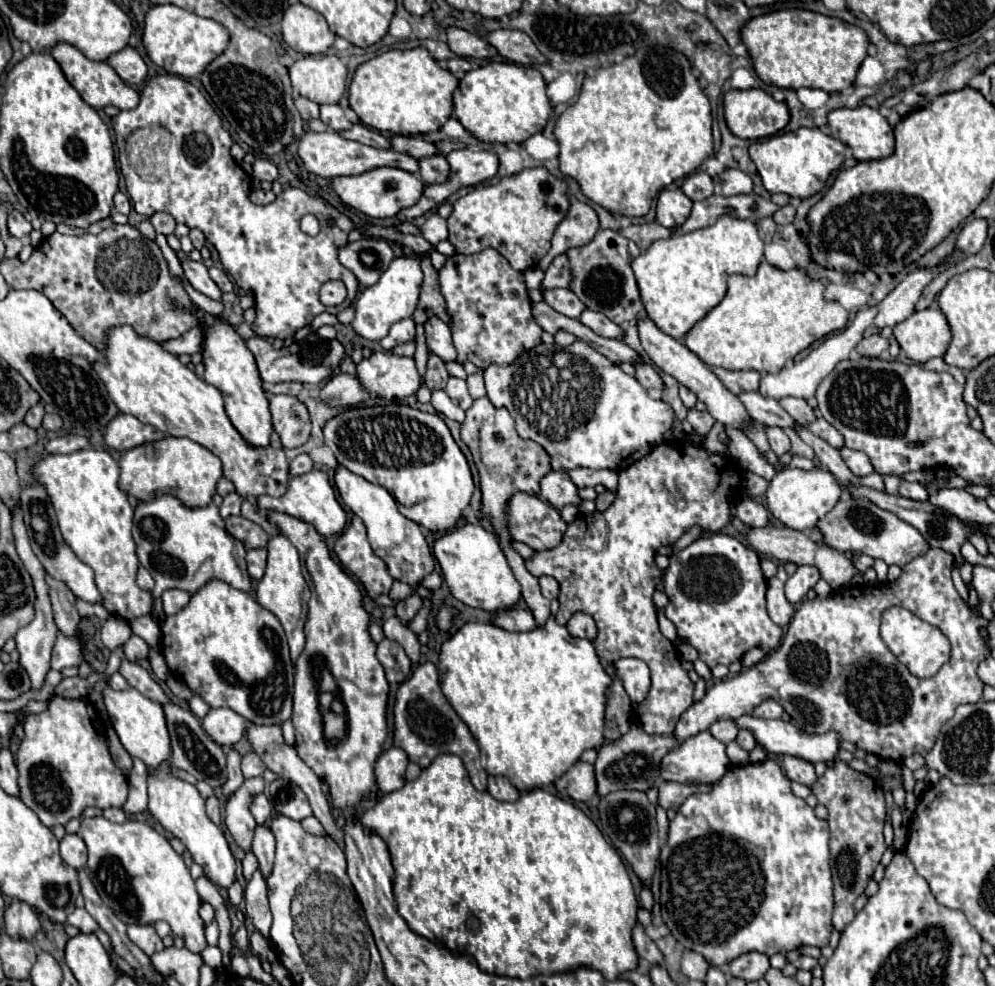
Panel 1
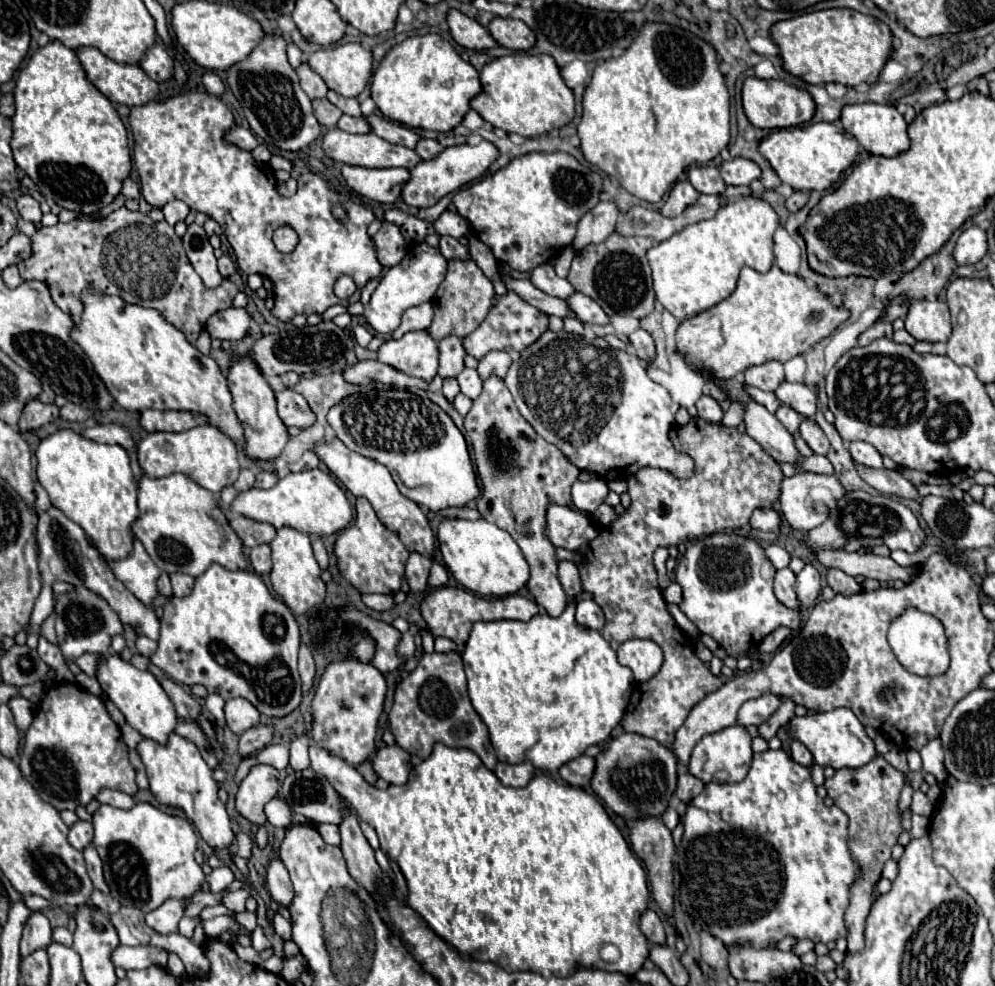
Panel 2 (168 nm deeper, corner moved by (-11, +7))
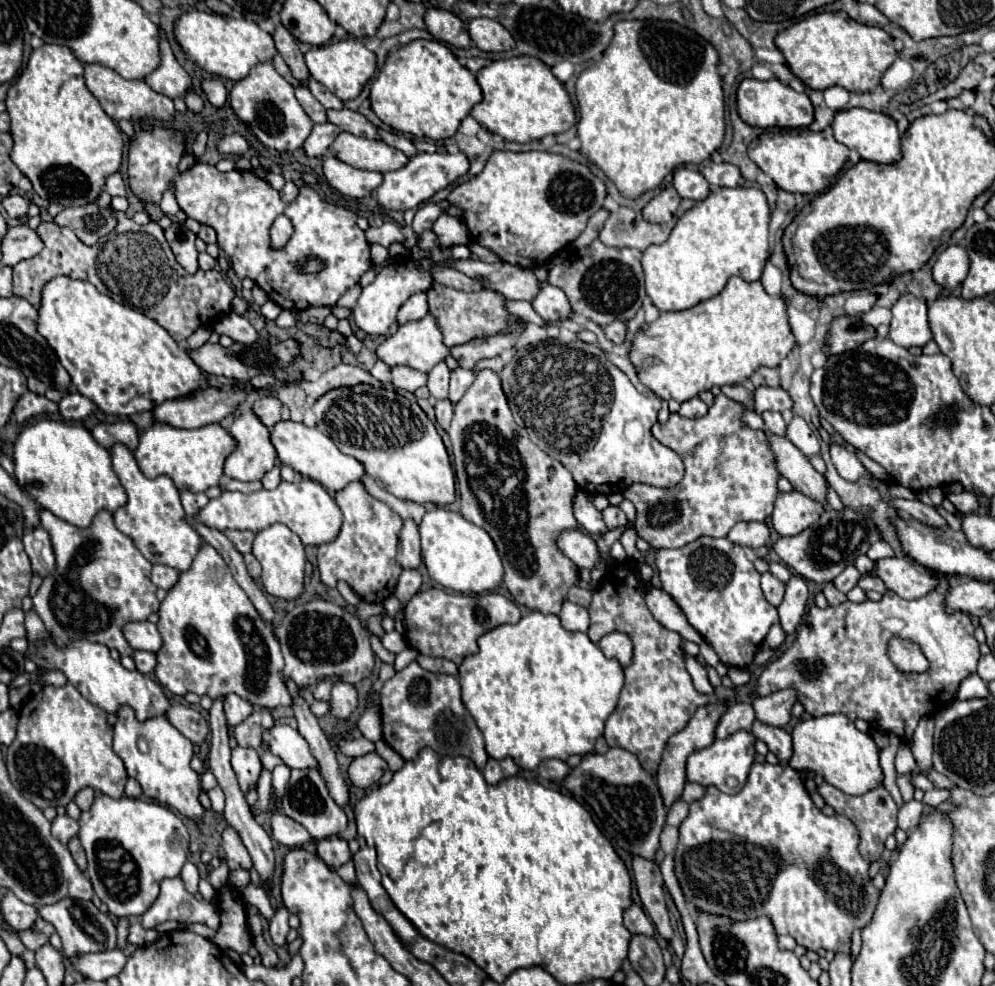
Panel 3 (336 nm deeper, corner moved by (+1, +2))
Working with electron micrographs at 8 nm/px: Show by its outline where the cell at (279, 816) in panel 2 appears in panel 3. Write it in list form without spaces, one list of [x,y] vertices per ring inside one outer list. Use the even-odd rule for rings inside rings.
[[[275,812],[271,818],[271,826],[273,826],[273,838],[289,848],[301,848],[309,842],[315,842],[313,836],[295,820],[291,820],[289,816],[285,816],[283,812]]]

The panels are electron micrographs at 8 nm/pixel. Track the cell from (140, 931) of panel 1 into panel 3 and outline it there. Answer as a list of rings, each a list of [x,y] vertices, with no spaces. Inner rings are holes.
[[[179,876],[165,878],[161,882],[159,898],[153,906],[141,916],[143,928],[153,928],[161,922],[177,920],[177,922],[203,922],[209,928],[219,928],[219,912],[209,901],[195,899],[187,890]]]

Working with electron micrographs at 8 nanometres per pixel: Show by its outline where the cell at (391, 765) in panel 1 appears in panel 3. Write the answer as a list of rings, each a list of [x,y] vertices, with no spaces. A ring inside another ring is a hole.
[[[375,752],[359,756],[351,762],[349,766],[349,780],[357,786],[357,788],[369,788],[371,784],[377,784],[383,776],[383,772],[387,770],[387,762],[377,756]]]

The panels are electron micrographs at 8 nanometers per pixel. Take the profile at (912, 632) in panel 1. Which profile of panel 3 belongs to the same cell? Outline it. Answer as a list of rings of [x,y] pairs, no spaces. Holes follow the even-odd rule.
[[[893,638],[889,642],[889,658],[901,672],[925,672],[929,668],[927,658],[921,654],[919,646],[909,640]]]

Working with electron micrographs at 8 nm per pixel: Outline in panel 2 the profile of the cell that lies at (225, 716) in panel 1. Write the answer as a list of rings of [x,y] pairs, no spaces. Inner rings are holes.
[[[235,697],[229,699],[225,703],[225,719],[227,719],[227,727],[241,735],[243,731],[259,725],[259,711],[243,697]]]

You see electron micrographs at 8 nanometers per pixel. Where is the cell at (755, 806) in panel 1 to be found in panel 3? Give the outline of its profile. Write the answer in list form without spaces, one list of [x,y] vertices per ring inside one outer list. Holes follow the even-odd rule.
[[[753,764],[751,766],[751,774],[747,778],[747,784],[743,786],[741,792],[737,794],[725,794],[721,790],[717,790],[715,786],[707,788],[707,794],[691,804],[691,812],[685,820],[685,828],[681,824],[679,828],[679,844],[677,844],[677,852],[675,852],[675,874],[679,878],[679,884],[683,888],[683,894],[703,912],[711,912],[711,914],[725,914],[731,920],[749,920],[749,918],[757,918],[761,914],[769,916],[777,934],[789,934],[797,940],[797,944],[805,946],[807,950],[831,950],[831,952],[851,952],[851,934],[853,930],[863,930],[869,922],[871,916],[875,914],[877,902],[879,902],[879,890],[873,886],[871,878],[869,878],[869,860],[865,860],[859,854],[859,830],[855,828],[855,824],[845,818],[845,816],[825,816],[817,806],[808,793],[804,780],[801,780],[799,772],[793,770],[789,764]],[[827,856],[827,862],[821,862],[819,868],[815,870],[815,864],[819,862],[819,858]]]

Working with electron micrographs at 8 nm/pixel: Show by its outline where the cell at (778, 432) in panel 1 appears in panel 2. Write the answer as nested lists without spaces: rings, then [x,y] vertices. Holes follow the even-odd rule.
[[[781,405],[781,407],[777,409],[775,417],[781,421],[781,425],[783,425],[791,435],[795,435],[795,433],[799,431],[799,425],[801,425],[801,421],[803,421],[803,417],[801,417],[797,411],[793,411],[791,407],[787,407],[787,405]]]

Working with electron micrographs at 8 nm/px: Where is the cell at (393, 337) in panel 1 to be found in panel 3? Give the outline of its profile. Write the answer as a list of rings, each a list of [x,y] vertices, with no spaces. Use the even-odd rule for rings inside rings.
[[[415,292],[413,296],[409,296],[409,300],[401,306],[399,314],[397,314],[397,322],[405,324],[409,320],[419,320],[429,312],[427,306],[427,294],[425,292]]]

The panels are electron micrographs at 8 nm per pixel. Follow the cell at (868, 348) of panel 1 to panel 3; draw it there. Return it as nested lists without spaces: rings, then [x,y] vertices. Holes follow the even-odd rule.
[[[839,316],[839,320],[831,322],[825,344],[829,346],[829,354],[841,354],[841,352],[859,348],[859,344],[875,336],[877,336],[875,328],[861,322],[861,318]]]

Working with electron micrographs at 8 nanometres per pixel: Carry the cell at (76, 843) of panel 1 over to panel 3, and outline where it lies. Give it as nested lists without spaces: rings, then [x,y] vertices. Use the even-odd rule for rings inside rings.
[[[55,816],[55,820],[51,822],[51,832],[61,844],[67,844],[73,836],[77,836],[79,824],[69,816]]]

